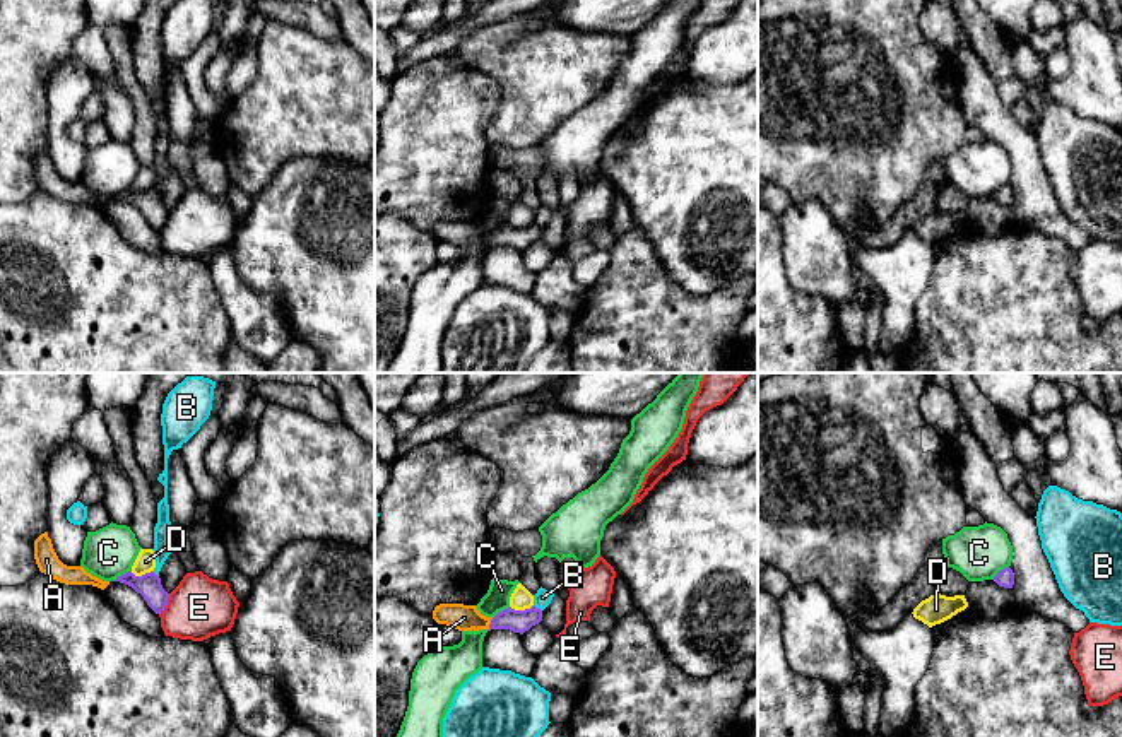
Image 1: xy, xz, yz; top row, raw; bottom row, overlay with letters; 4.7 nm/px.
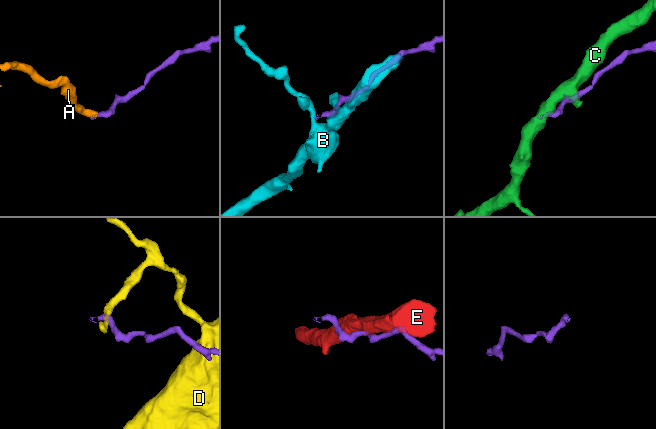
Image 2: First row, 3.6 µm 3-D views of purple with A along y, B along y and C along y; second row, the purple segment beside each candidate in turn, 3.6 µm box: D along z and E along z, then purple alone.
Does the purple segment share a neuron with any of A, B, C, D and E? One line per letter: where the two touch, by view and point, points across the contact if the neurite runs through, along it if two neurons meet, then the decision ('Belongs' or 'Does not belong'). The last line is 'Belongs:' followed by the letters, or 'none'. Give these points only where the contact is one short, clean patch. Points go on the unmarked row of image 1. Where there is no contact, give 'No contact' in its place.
A: Touches purple at xz (490, 241). Path across: xz (519, 238), (490, 241), (464, 235). Belongs
B: Touches purple at xz (536, 224). Boundary: xz (534, 221), (541, 228). Does not belong
C: Touches purple at xy (122, 192). Boundary: xy (130, 187), (112, 197). Does not belong
D: Touches purple at xz (520, 228). Boundary: xz (532, 221), (524, 226), (510, 224). Does not belong
E: Touches purple at xy (166, 221). Does not belong
Belongs: A

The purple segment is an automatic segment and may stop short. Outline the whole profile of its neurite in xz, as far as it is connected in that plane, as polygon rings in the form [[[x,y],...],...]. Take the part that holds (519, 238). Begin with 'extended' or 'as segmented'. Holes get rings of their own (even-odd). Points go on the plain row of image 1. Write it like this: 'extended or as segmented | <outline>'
extended | [[[440,221],[433,227],[433,236],[438,241],[446,241],[458,248],[510,246],[513,250],[523,251],[542,238],[542,227],[535,222],[525,227],[515,227],[508,224],[498,229],[494,234],[486,234],[477,227],[475,222]]]

